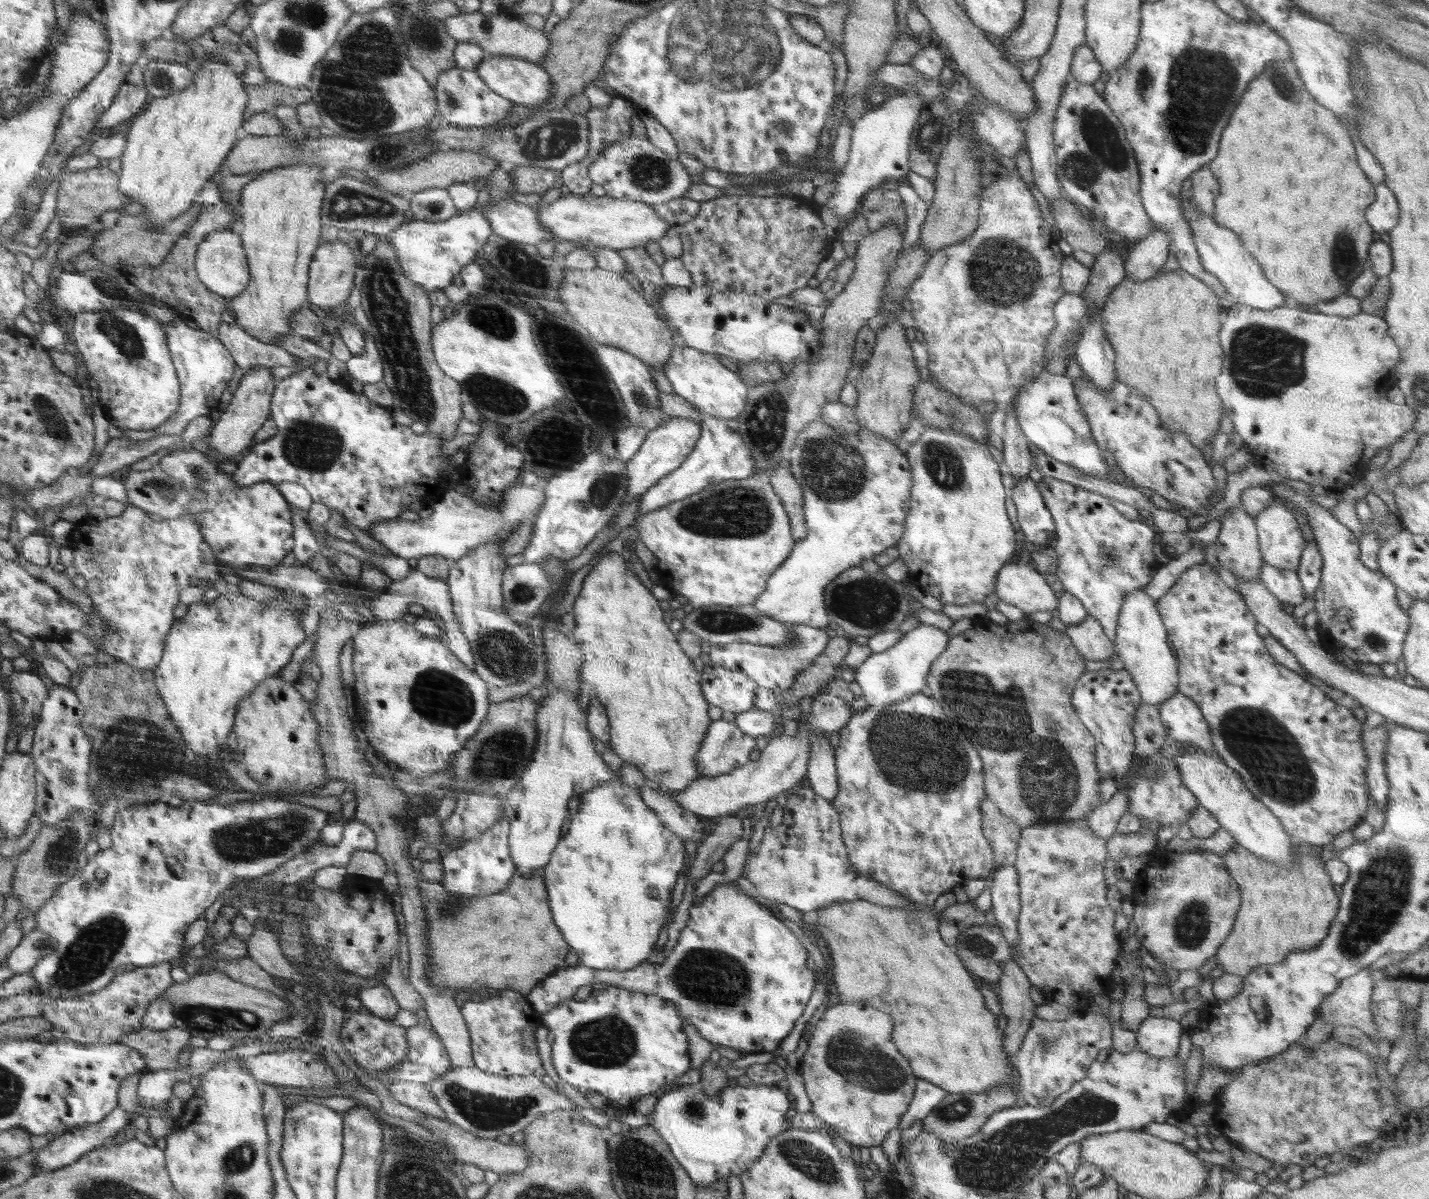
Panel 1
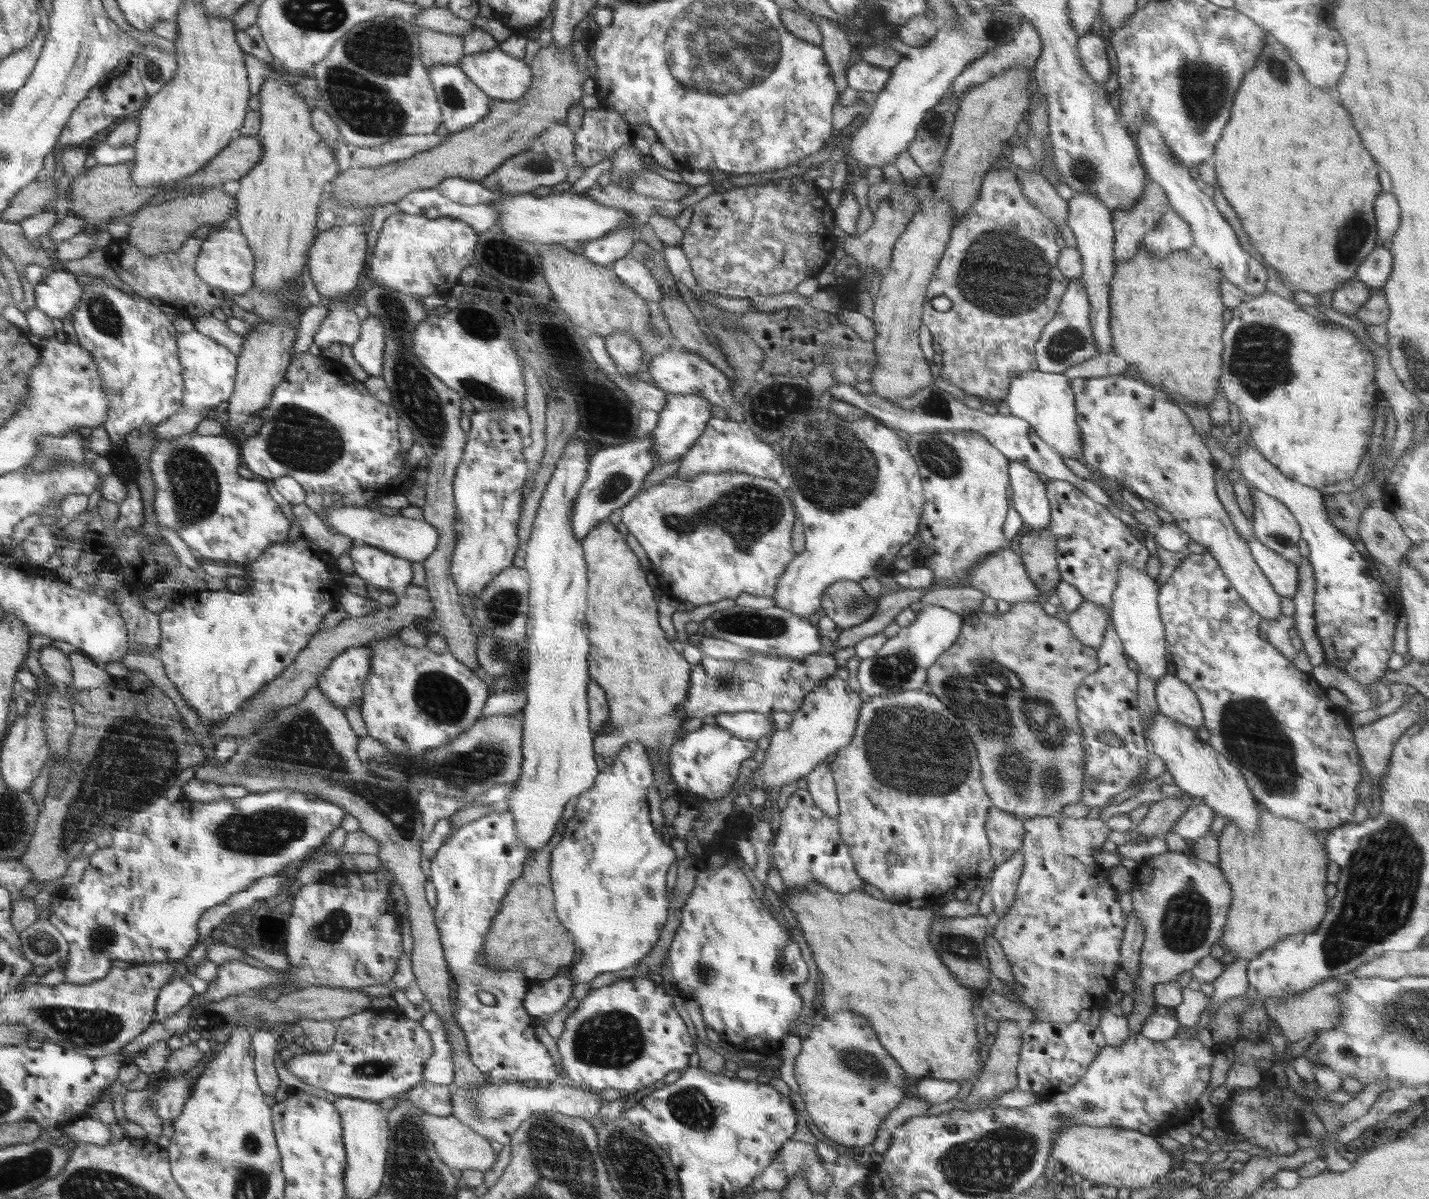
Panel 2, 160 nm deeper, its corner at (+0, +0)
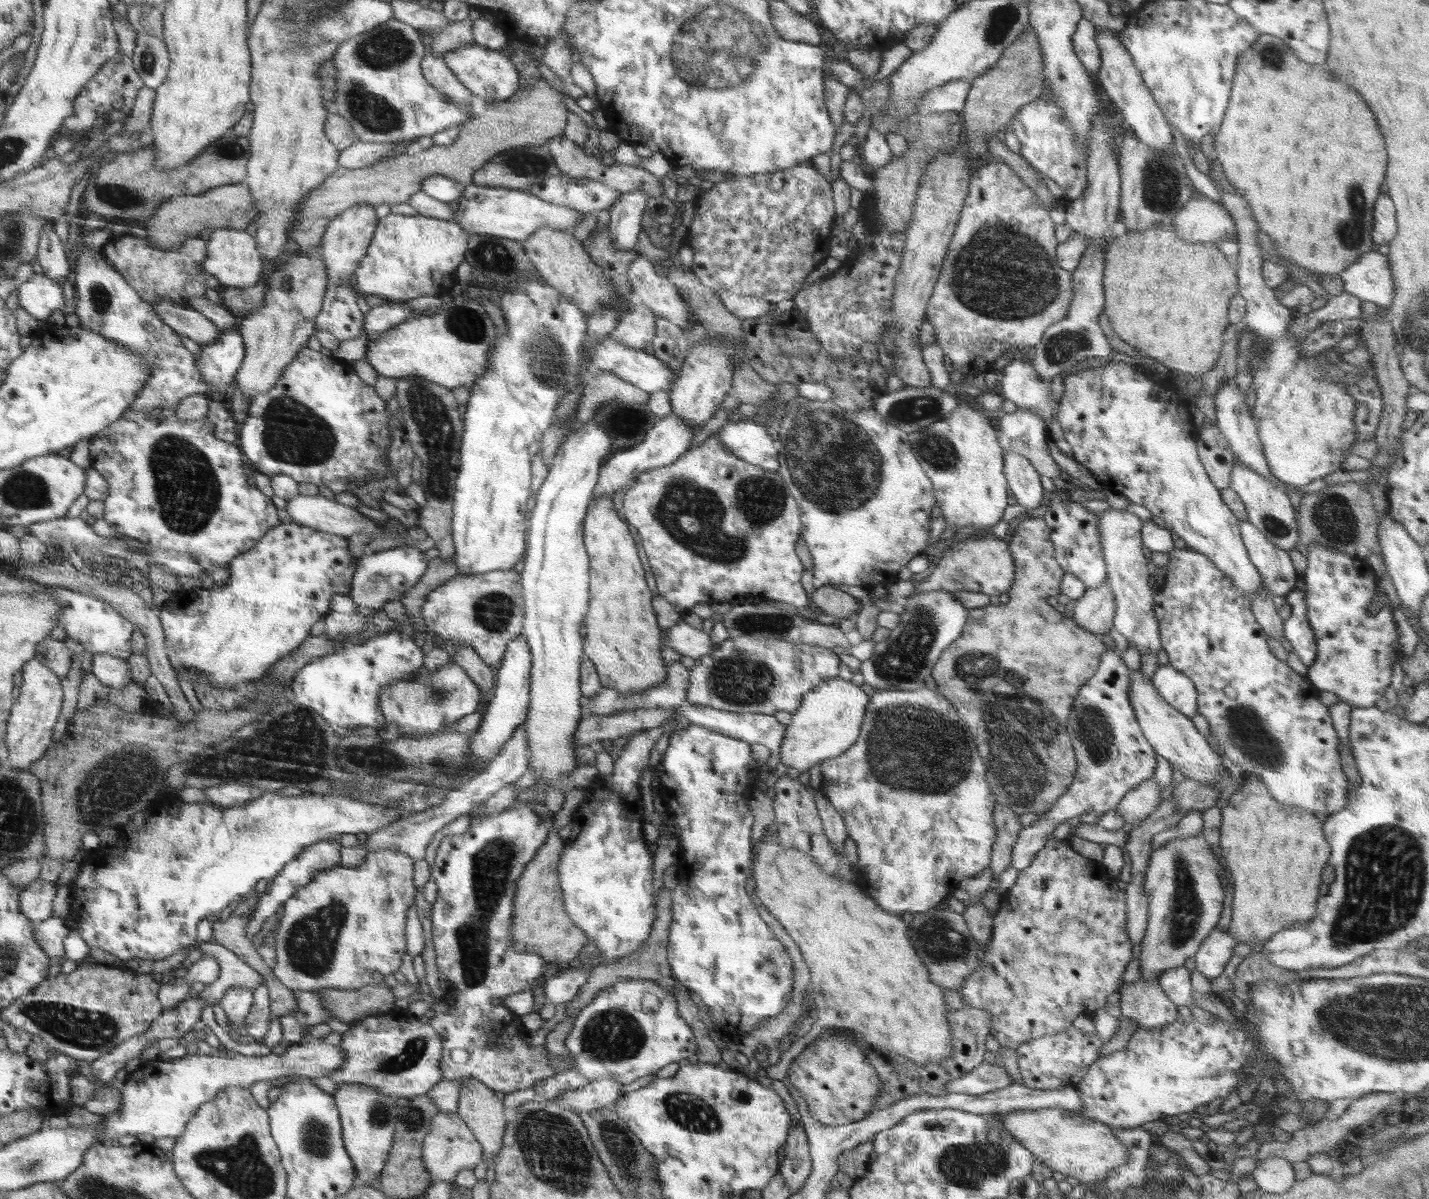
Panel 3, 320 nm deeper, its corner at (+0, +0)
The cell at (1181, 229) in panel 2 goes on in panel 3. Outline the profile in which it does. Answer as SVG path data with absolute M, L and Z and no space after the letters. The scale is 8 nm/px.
M1206 195L1192 197L1173 218L1176 227L1176 234L1189 243L1211 243L1222 241L1228 238L1237 240L1237 232L1233 218L1223 206L1218 205Z

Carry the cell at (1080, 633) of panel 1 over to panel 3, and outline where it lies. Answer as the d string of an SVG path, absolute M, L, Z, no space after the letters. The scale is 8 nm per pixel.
M1107 581L1097 587L1087 587L1082 598L1073 602L1073 619L1083 629L1103 636L1113 627L1116 604Z

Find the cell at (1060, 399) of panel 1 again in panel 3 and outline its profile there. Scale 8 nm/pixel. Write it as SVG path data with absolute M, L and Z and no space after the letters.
M1010 362L1000 372L1001 395L1012 401L1020 409L1036 411L1046 424L1054 418L1060 402L1053 395L1051 386L1042 381L1041 376L1024 362Z

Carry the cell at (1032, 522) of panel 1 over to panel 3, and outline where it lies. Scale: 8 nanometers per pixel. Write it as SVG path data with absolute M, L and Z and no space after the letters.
M1005 452L1004 474L1012 496L1029 511L1041 510L1046 501L1046 490L1040 483L1040 473L1030 464L1028 458L1024 458L1016 452Z

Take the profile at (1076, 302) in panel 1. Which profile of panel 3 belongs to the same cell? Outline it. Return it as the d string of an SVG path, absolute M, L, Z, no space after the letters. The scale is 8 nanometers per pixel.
M1090 243L1084 251L1080 264L1071 272L1073 274L1073 298L1066 319L1054 322L1042 335L1042 340L1034 350L1031 366L1042 376L1042 381L1050 382L1062 371L1072 369L1087 358L1113 356L1108 339L1099 326L1099 316L1105 305L1105 285L1103 272L1105 269L1105 252Z

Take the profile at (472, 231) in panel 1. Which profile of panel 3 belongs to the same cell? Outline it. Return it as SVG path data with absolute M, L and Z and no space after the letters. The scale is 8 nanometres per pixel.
M389 213L380 219L375 239L355 272L356 284L364 294L377 294L388 302L429 295L447 297L458 283L458 266L465 260L468 237L452 219Z

